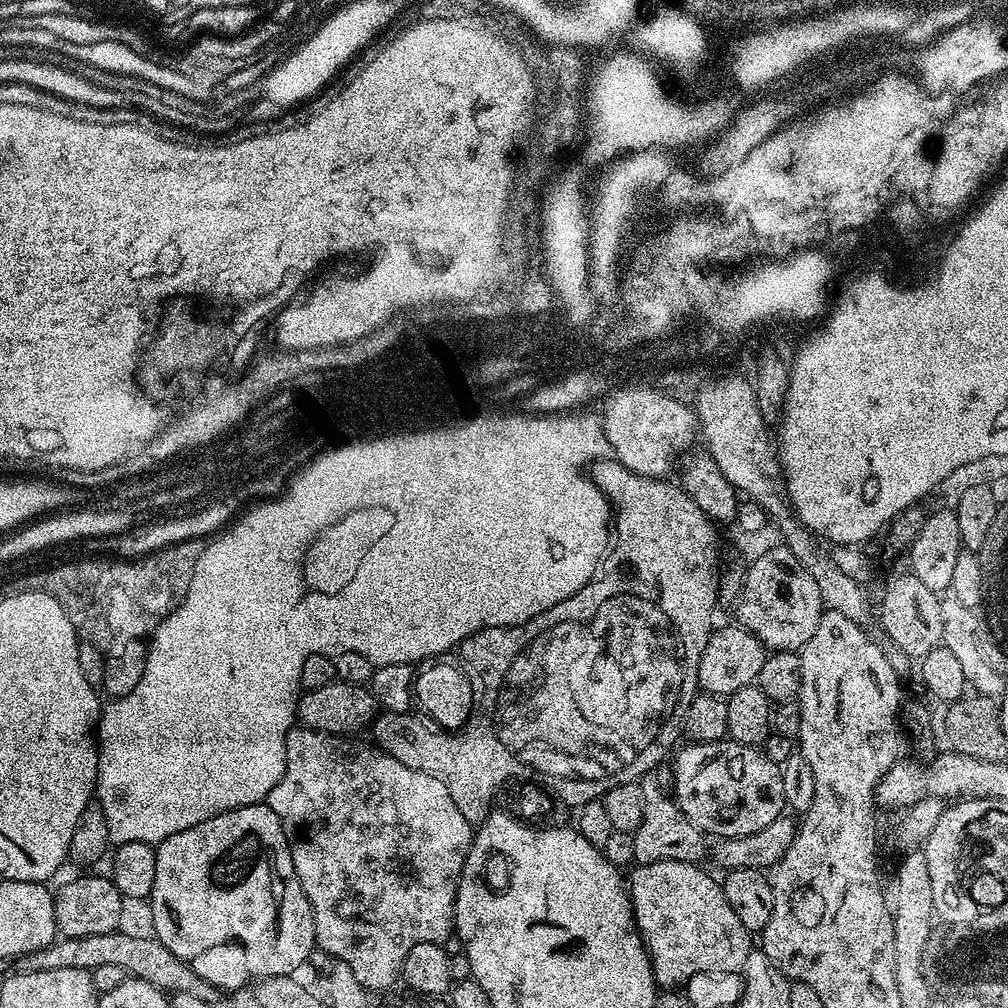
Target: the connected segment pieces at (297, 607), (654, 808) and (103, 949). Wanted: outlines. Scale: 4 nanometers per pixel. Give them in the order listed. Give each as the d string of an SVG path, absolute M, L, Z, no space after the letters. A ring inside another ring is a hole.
M510 418L508 420L477 420L473 424L465 425L464 428L449 430L448 433L432 429L422 430L421 435L405 435L396 438L373 435L371 438L359 438L360 440L356 441L353 439L351 442L340 442L327 450L321 451L320 457L315 459L310 466L306 466L296 472L291 480L288 481L284 490L275 498L265 499L265 504L254 505L240 521L237 519L235 522L229 523L219 533L216 545L213 548L208 548L208 552L201 558L200 568L195 575L195 582L193 583L194 594L189 594L184 599L183 610L173 608L150 637L146 670L142 674L142 682L138 682L138 686L134 686L134 690L130 690L132 700L136 700L136 704L144 704L144 708L132 708L132 700L127 700L125 696L109 699L103 705L96 729L98 778L96 779L94 796L99 803L102 814L106 814L106 830L108 831L109 841L116 846L126 842L146 842L155 846L162 843L166 838L170 838L170 834L178 834L178 830L186 830L190 826L198 826L198 822L206 822L206 818L214 818L219 812L229 812L235 808L267 801L270 790L274 790L274 786L278 786L278 782L284 773L286 734L294 727L294 721L298 716L298 693L301 691L300 675L302 674L302 662L306 662L306 658L310 658L310 654L322 654L323 656L335 658L335 656L343 652L353 652L354 654L362 654L362 658L370 658L373 666L381 664L415 665L417 663L416 660L428 662L433 658L443 657L440 655L443 652L450 651L452 647L453 651L457 646L463 644L468 637L473 636L474 633L480 632L484 628L512 628L516 624L530 622L538 614L550 610L550 606L558 606L558 602L578 594L578 590L582 590L582 586L589 584L594 579L598 571L598 565L601 563L602 557L610 544L610 505L608 499L604 496L604 492L592 481L591 475L586 471L593 460L601 459L600 439L604 437L604 434L600 430L586 433L584 430L566 430L566 428L558 428L558 426L560 424L554 424L552 420L512 420Z
M645 774L639 777L638 783L646 798L646 810L642 814L642 826L632 833L634 840L634 861L636 864L653 864L663 860L681 860L687 864L695 864L705 859L705 833L701 832L690 818L676 805L675 799L660 785L656 774Z
M117 930L110 934L86 934L86 938L70 938L60 936L50 946L42 946L42 950L27 952L21 956L11 956L6 961L9 973L41 972L42 970L86 970L95 973L96 968L121 968L129 977L150 982L159 992L165 994L190 994L194 998L202 998L209 1006L213 1006L222 997L221 989L216 988L206 978L198 978L186 962L182 962L160 940L148 936L135 936L132 932Z

